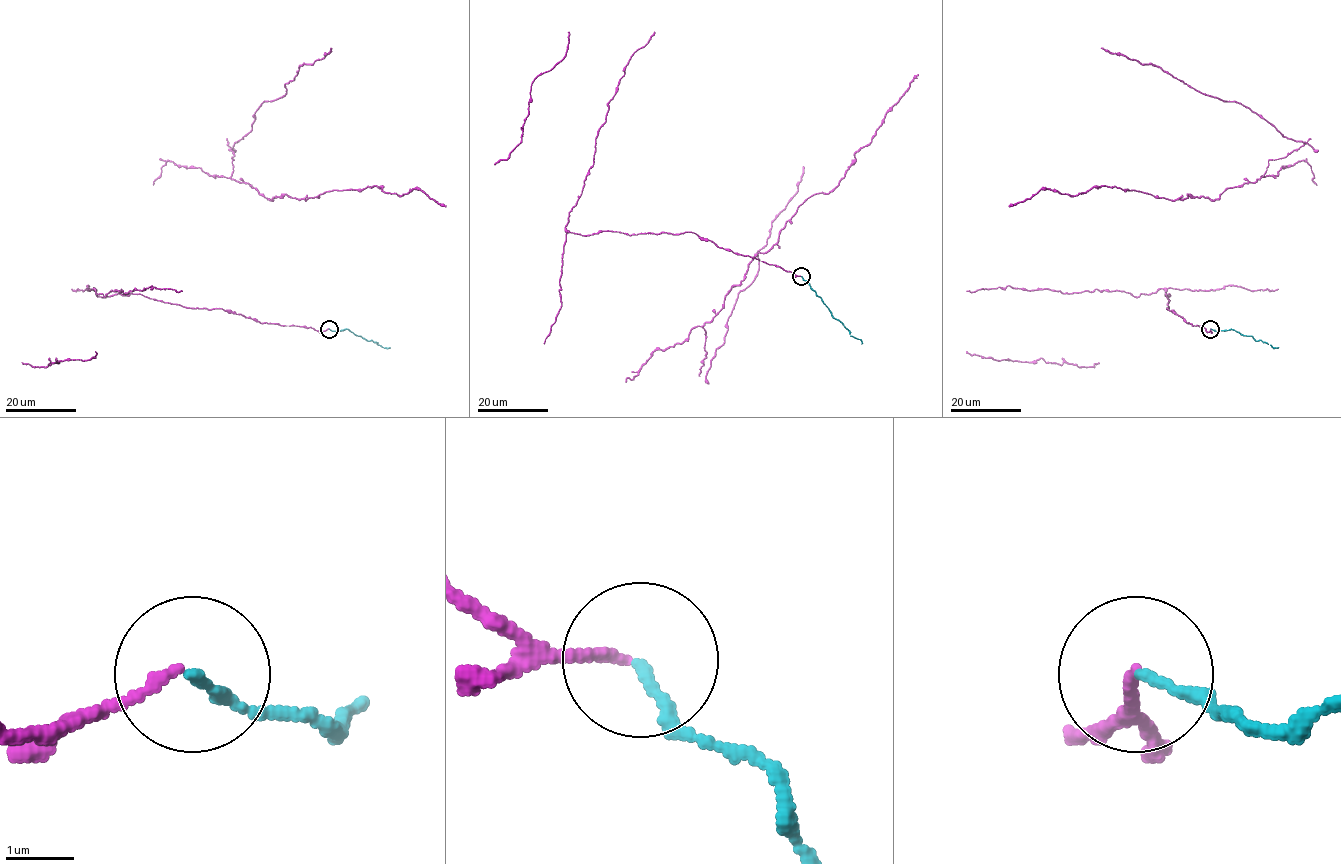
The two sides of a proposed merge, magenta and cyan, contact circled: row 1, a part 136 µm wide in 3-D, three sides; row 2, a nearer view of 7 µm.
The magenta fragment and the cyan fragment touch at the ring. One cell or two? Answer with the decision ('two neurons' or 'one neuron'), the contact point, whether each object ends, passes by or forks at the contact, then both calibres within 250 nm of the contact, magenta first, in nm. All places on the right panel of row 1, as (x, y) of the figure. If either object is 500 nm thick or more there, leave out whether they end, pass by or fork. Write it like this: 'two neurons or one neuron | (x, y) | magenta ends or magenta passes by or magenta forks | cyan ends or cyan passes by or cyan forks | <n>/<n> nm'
one neuron | (1210, 329) | magenta ends | cyan ends | 130/140 nm

